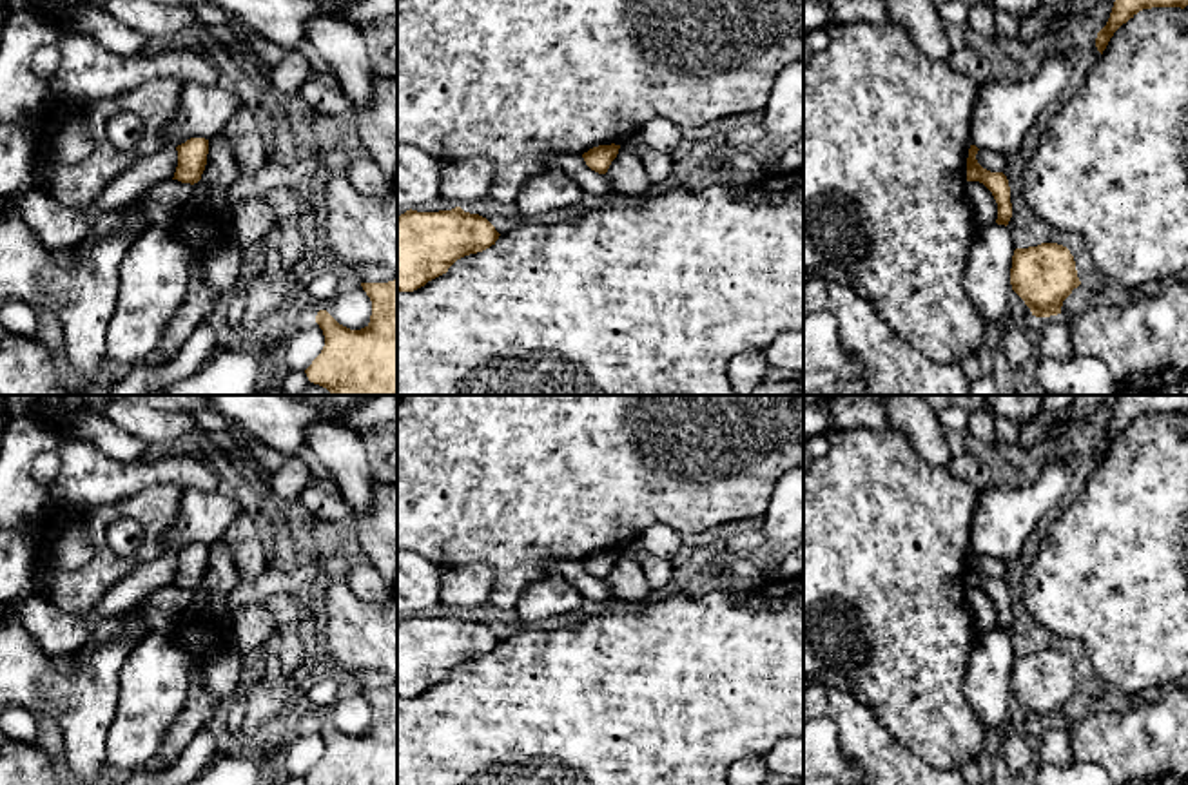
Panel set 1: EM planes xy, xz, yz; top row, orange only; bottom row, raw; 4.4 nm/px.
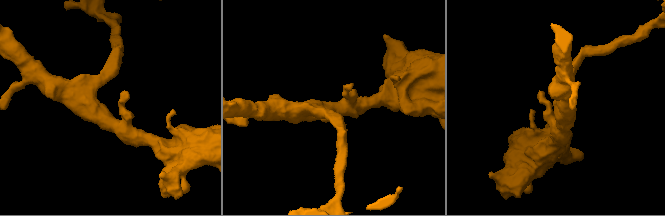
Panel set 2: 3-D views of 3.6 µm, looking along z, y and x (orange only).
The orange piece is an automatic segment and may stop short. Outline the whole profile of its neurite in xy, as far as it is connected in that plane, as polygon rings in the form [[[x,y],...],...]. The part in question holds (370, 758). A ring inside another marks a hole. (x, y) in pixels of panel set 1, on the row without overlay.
[[[397,685],[361,693],[372,707],[370,729],[350,736],[319,716],[325,752],[305,776],[308,785],[397,785]]]

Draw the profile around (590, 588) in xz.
[[[555,560],[546,564],[548,575],[560,575],[568,578],[586,600],[608,604],[611,593],[604,580],[591,577],[582,560]]]

